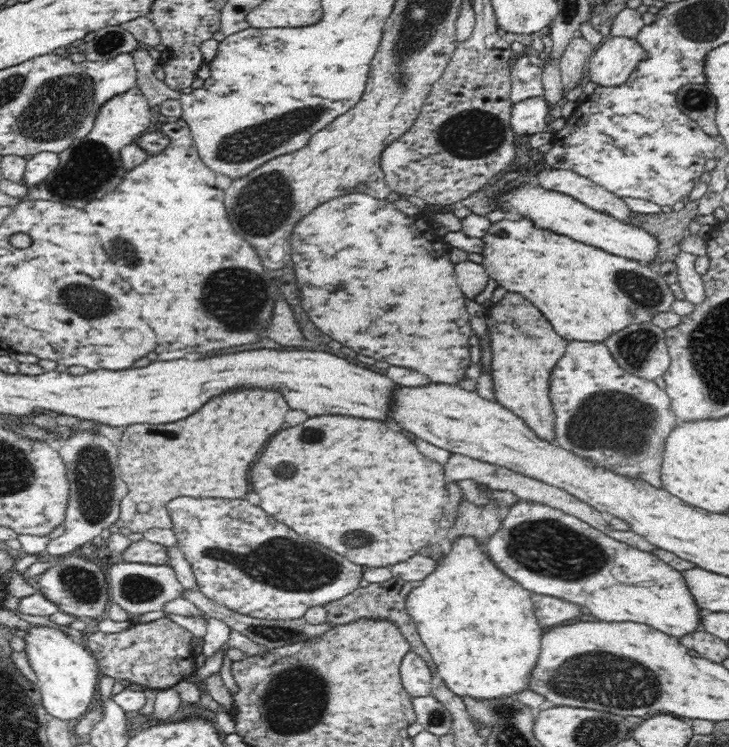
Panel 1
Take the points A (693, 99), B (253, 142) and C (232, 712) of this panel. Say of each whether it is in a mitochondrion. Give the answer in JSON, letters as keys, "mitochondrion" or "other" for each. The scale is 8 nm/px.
{"A":"mitochondrion","B":"mitochondrion","C":"other"}

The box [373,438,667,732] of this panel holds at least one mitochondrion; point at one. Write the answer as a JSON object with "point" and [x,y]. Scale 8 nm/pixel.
{"point":[614,683]}

